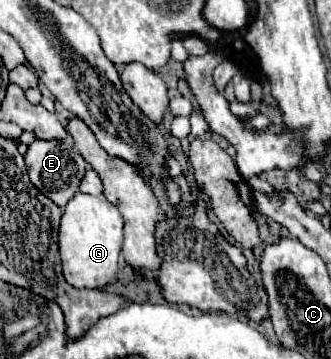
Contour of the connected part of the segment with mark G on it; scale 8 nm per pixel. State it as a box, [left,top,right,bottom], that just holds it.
[59,192,123,288]

